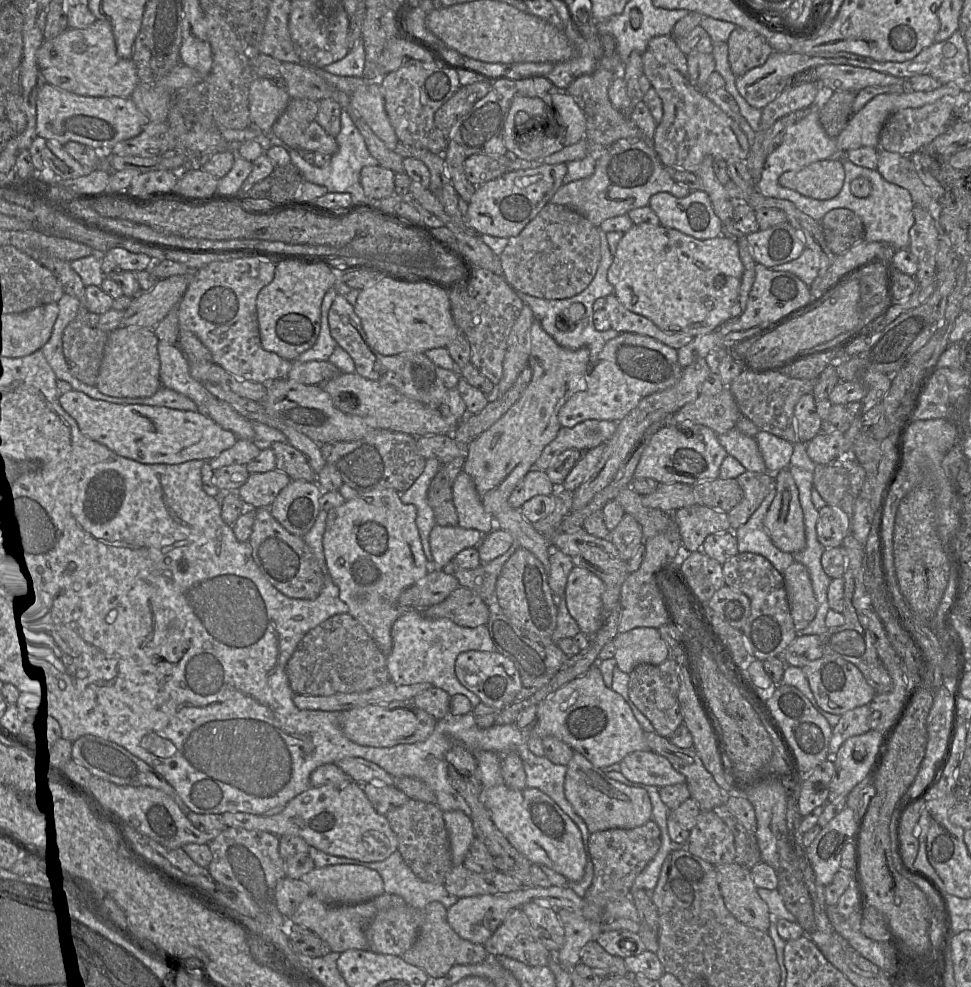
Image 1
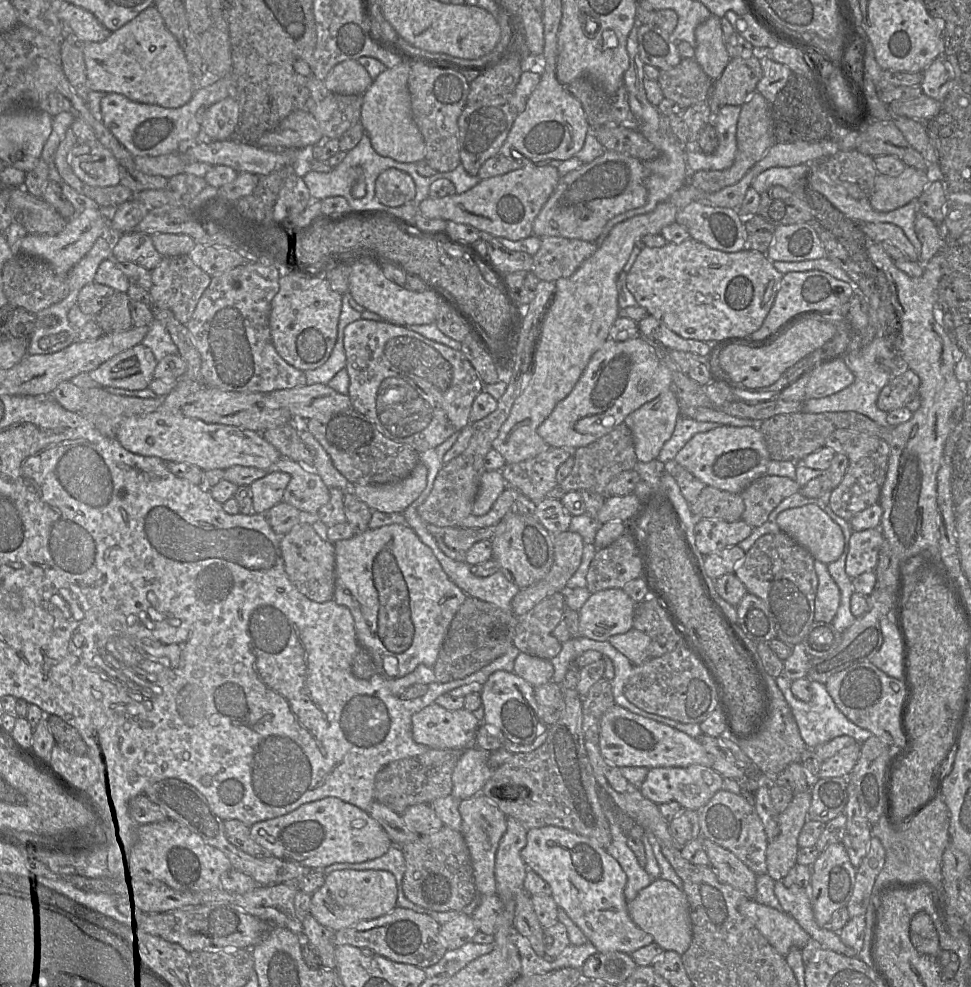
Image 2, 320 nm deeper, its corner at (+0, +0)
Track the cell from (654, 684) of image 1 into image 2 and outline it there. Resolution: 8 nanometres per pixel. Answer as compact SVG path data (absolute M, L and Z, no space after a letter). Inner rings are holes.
M702 734L697 740L713 758L712 769L721 774L724 778L731 778L736 781L743 779L745 769L735 759L733 753L723 745L722 737L716 738Z

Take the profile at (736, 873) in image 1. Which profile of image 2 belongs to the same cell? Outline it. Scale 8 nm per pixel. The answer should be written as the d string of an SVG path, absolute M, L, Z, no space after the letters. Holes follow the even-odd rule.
M701 836L702 844L720 882L743 892L748 899L756 893L756 877L731 851Z

